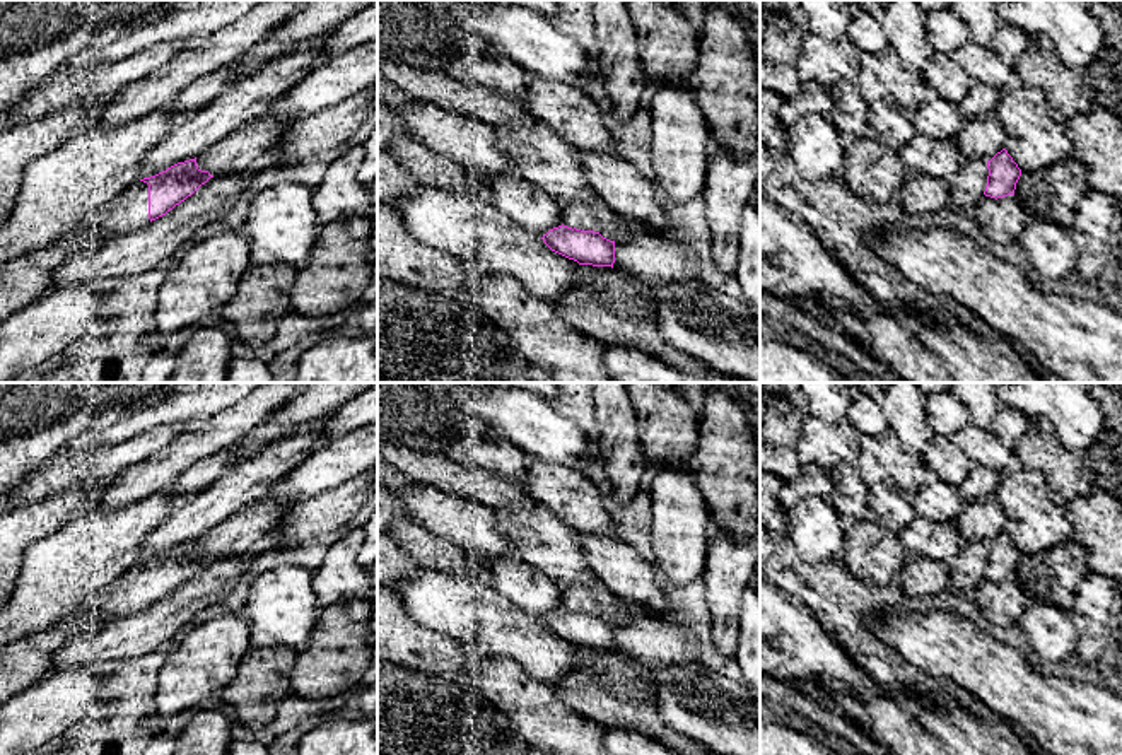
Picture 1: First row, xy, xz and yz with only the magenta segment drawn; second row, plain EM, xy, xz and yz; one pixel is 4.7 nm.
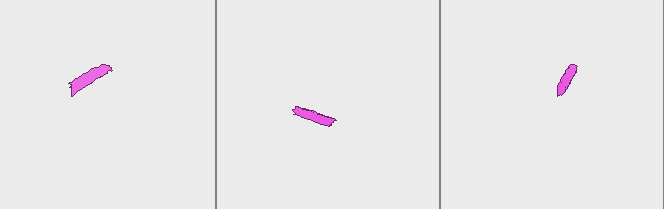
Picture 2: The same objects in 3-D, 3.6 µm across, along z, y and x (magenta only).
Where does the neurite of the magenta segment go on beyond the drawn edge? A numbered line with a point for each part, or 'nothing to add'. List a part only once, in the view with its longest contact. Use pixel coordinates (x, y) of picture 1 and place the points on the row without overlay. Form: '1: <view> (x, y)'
1: xy (130, 593)

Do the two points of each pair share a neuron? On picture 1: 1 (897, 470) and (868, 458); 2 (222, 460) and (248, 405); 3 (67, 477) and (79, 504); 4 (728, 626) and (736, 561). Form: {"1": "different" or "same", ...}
{"1": "same", "2": "different", "3": "different", "4": "same"}

